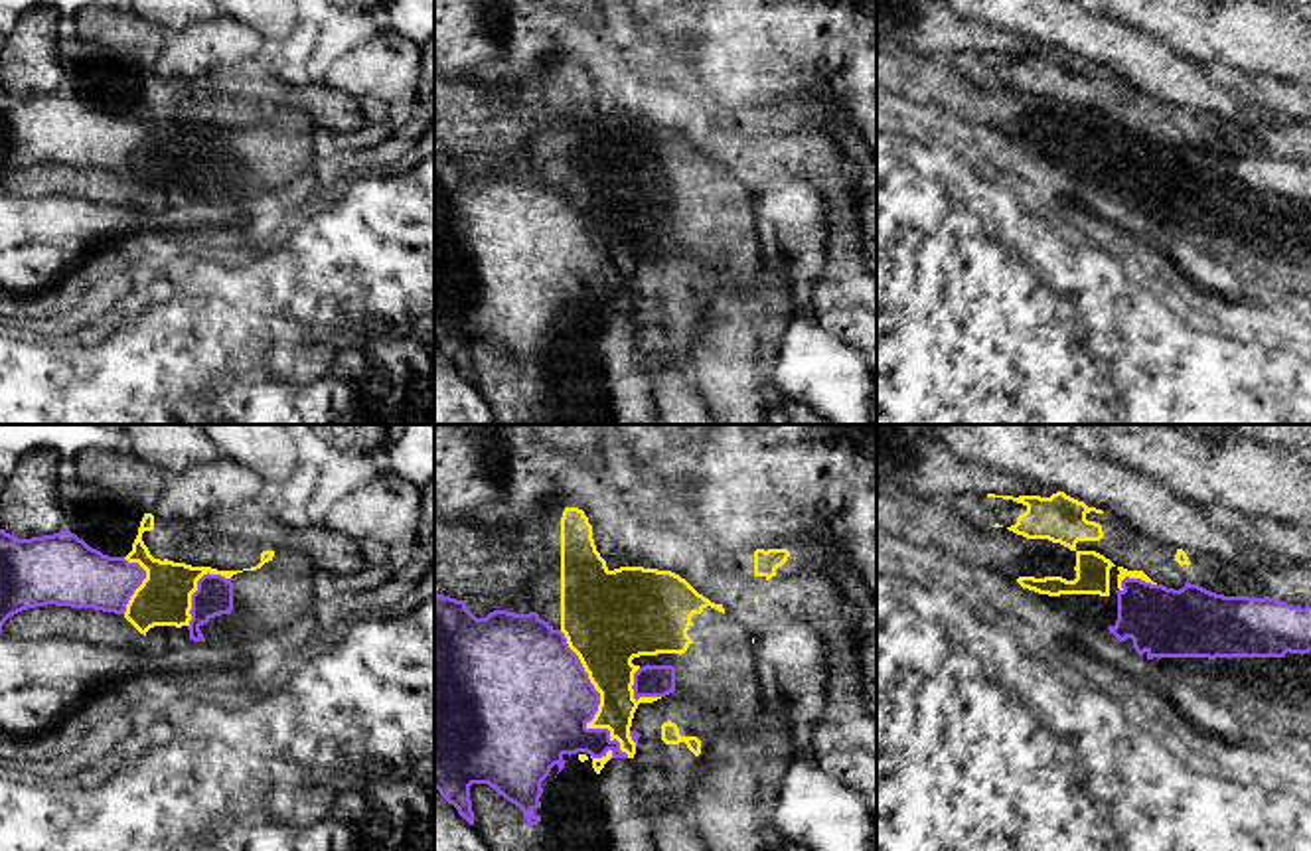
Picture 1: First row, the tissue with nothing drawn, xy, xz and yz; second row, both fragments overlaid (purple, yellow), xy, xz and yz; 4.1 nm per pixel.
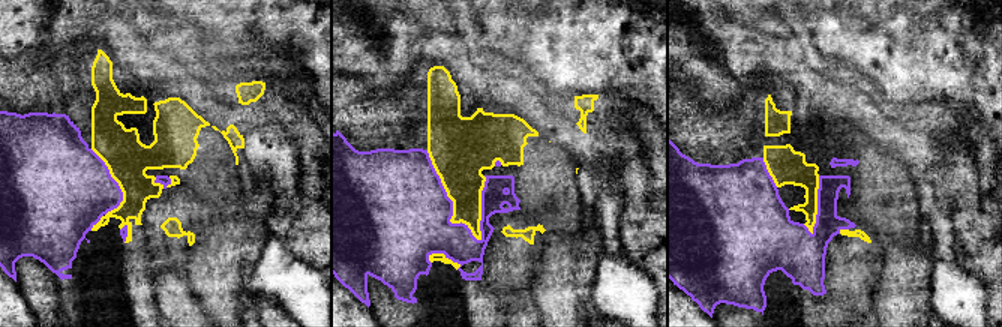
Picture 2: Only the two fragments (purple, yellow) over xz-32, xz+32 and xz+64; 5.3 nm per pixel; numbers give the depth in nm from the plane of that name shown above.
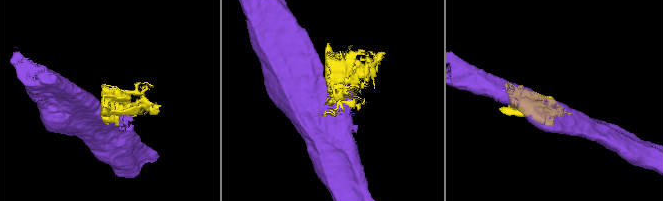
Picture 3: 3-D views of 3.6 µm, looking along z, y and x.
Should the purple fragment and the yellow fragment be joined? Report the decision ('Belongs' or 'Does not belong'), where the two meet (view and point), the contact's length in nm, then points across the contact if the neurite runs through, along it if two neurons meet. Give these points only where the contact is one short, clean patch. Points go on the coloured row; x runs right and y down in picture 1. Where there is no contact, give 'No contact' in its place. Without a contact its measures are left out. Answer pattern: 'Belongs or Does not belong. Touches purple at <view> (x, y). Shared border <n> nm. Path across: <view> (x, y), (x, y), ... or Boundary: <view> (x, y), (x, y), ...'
Does not belong. Touches purple at xz (599, 703). Shared border 600 nm

